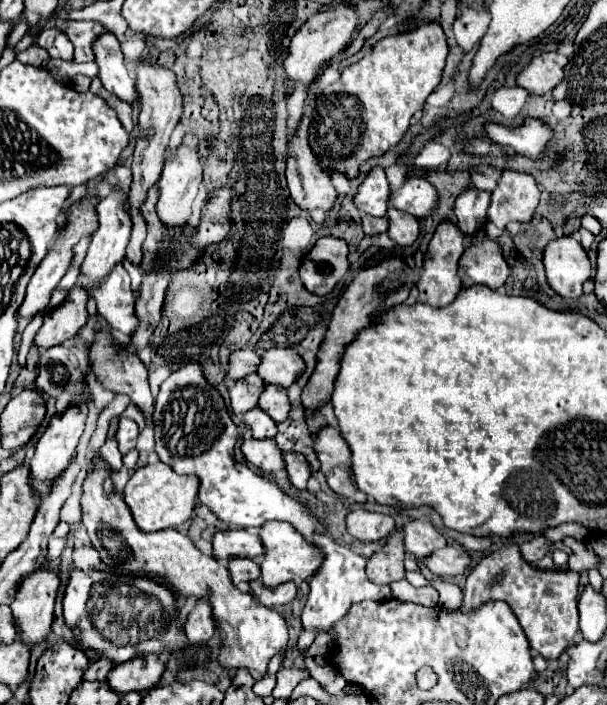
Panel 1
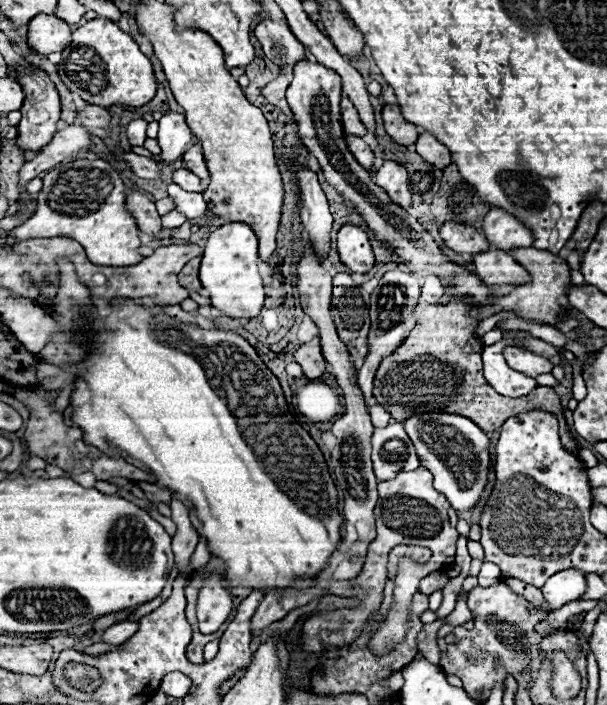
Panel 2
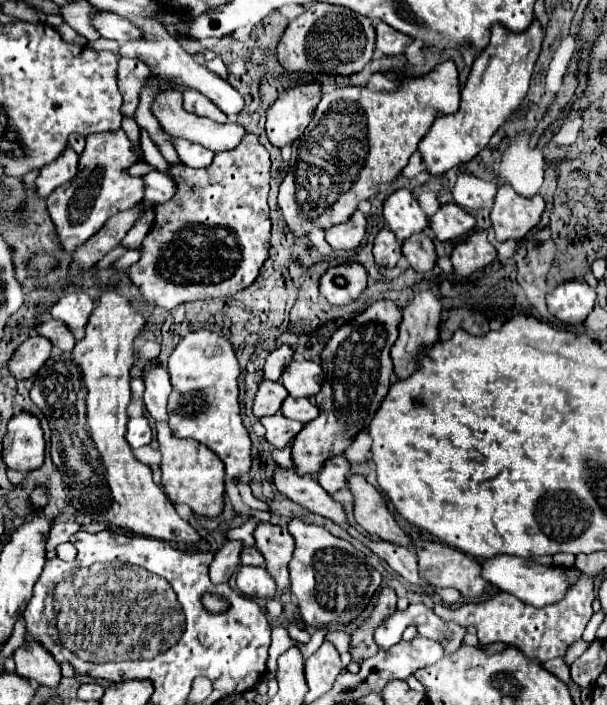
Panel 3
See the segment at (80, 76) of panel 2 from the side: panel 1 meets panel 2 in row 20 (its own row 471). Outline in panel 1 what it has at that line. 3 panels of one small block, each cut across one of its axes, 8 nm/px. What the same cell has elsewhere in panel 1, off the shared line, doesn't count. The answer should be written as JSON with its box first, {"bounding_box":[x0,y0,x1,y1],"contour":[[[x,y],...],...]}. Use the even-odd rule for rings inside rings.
{"bounding_box":[80,456,288,680],"contour":[[[96,456],[90,472],[82,482],[80,494],[82,506],[82,524],[88,528],[88,536],[98,550],[102,562],[110,566],[110,570],[120,574],[138,574],[148,572],[148,576],[164,578],[172,584],[172,588],[182,596],[208,596],[214,608],[214,618],[224,632],[222,646],[218,652],[218,662],[226,668],[248,668],[256,680],[264,678],[268,672],[268,664],[276,654],[286,654],[288,644],[288,626],[284,618],[254,600],[252,594],[242,594],[230,580],[228,568],[218,562],[214,556],[202,554],[194,542],[180,534],[174,528],[144,534],[140,530],[122,498],[122,494],[114,488],[110,466]]]}

